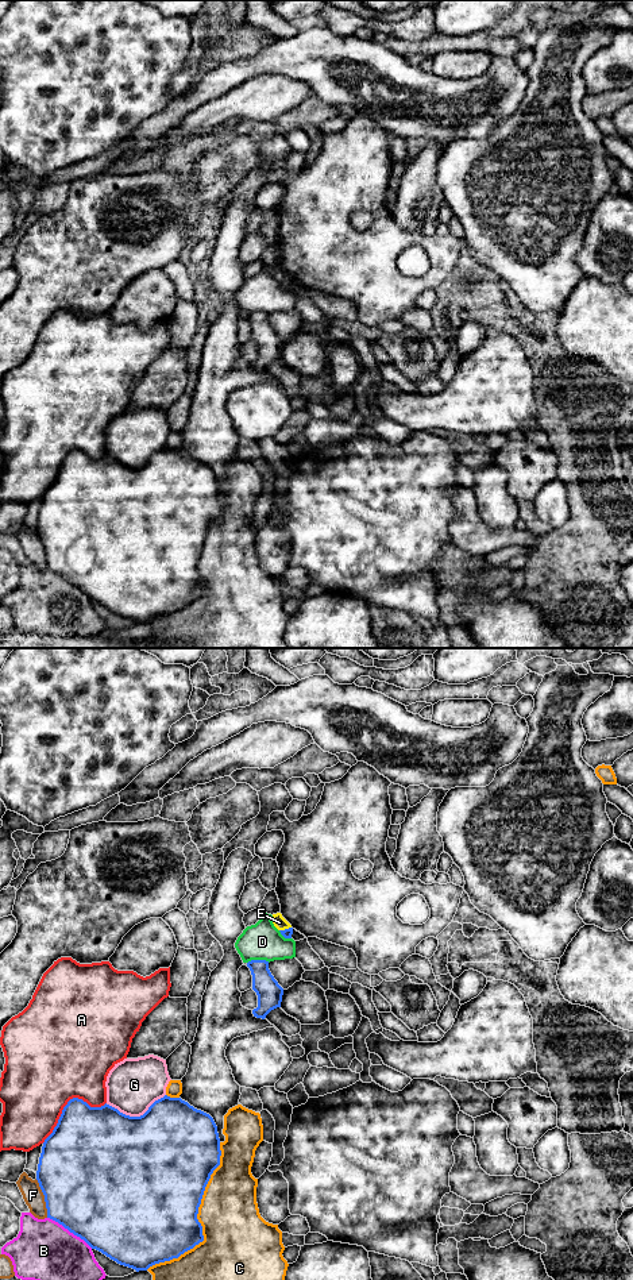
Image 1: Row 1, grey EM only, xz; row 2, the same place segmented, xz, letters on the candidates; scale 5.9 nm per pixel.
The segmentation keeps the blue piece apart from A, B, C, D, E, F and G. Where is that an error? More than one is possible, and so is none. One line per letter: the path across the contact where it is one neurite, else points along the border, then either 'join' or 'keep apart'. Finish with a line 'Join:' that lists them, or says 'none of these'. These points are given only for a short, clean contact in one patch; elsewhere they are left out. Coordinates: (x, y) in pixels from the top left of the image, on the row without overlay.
A: keep apart
B: keep apart
C: keep apart
D: along xz (269, 313), (250, 312), (247, 315) | keep apart
E: along xz (290, 278), (280, 282) | keep apart
F: keep apart
G: keep apart
Join: none of these

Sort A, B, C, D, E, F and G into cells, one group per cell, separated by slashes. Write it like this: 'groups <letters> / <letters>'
groups A / B / C / D / E / F / G

